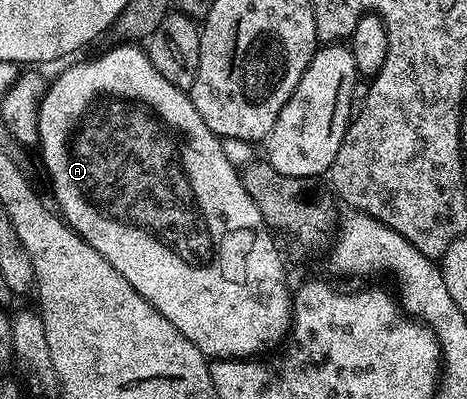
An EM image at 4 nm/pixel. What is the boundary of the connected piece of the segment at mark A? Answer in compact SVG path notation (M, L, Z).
M120 43L113 49L108 49L105 53L100 53L97 57L92 57L89 61L80 61L77 65L72 65L69 69L64 69L56 78L51 78L50 84L44 93L44 97L39 103L37 111L38 121L38 150L40 157L44 160L44 169L48 172L48 181L52 184L52 197L56 200L55 208L59 216L63 218L65 224L73 229L83 241L142 299L146 299L163 317L170 319L190 343L194 343L209 359L252 359L257 356L267 345L279 346L287 338L292 328L292 299L293 294L288 293L288 277L284 274L284 261L280 258L280 253L276 250L277 238L273 230L268 228L268 224L262 219L262 211L254 207L254 199L244 186L244 178L232 166L230 159L226 159L224 142L216 136L210 127L198 115L194 107L191 96L185 90L174 87L170 79L154 67L154 63L148 58L147 52L140 49L136 43Z

